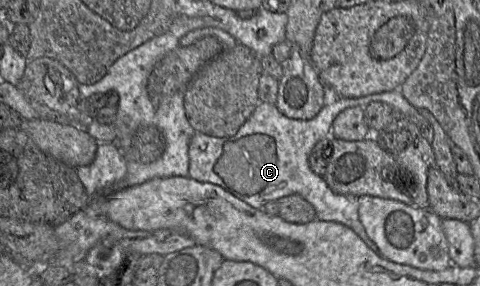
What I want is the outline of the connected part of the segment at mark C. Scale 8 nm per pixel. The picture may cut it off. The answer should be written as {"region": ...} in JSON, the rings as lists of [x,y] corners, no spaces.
{"region":[[[325,87],[324,105],[320,112],[311,120],[288,118],[278,110],[276,104],[259,102],[251,116],[232,137],[218,138],[194,132],[189,146],[189,177],[198,182],[218,185],[236,198],[257,209],[261,209],[270,201],[278,201],[285,196],[299,194],[314,207],[316,219],[338,222],[348,226],[370,249],[378,252],[376,245],[367,236],[359,219],[358,197],[334,193],[326,183],[324,177],[314,173],[309,165],[309,156],[312,149],[319,141],[327,138],[330,132],[333,133],[332,124],[336,117],[345,109],[352,107],[365,108],[365,106],[372,102],[386,103],[394,111],[399,111],[406,115],[414,123],[415,121],[424,121],[424,117],[421,116],[419,110],[404,98],[400,88],[360,98],[344,98],[339,96],[333,89]]]}

